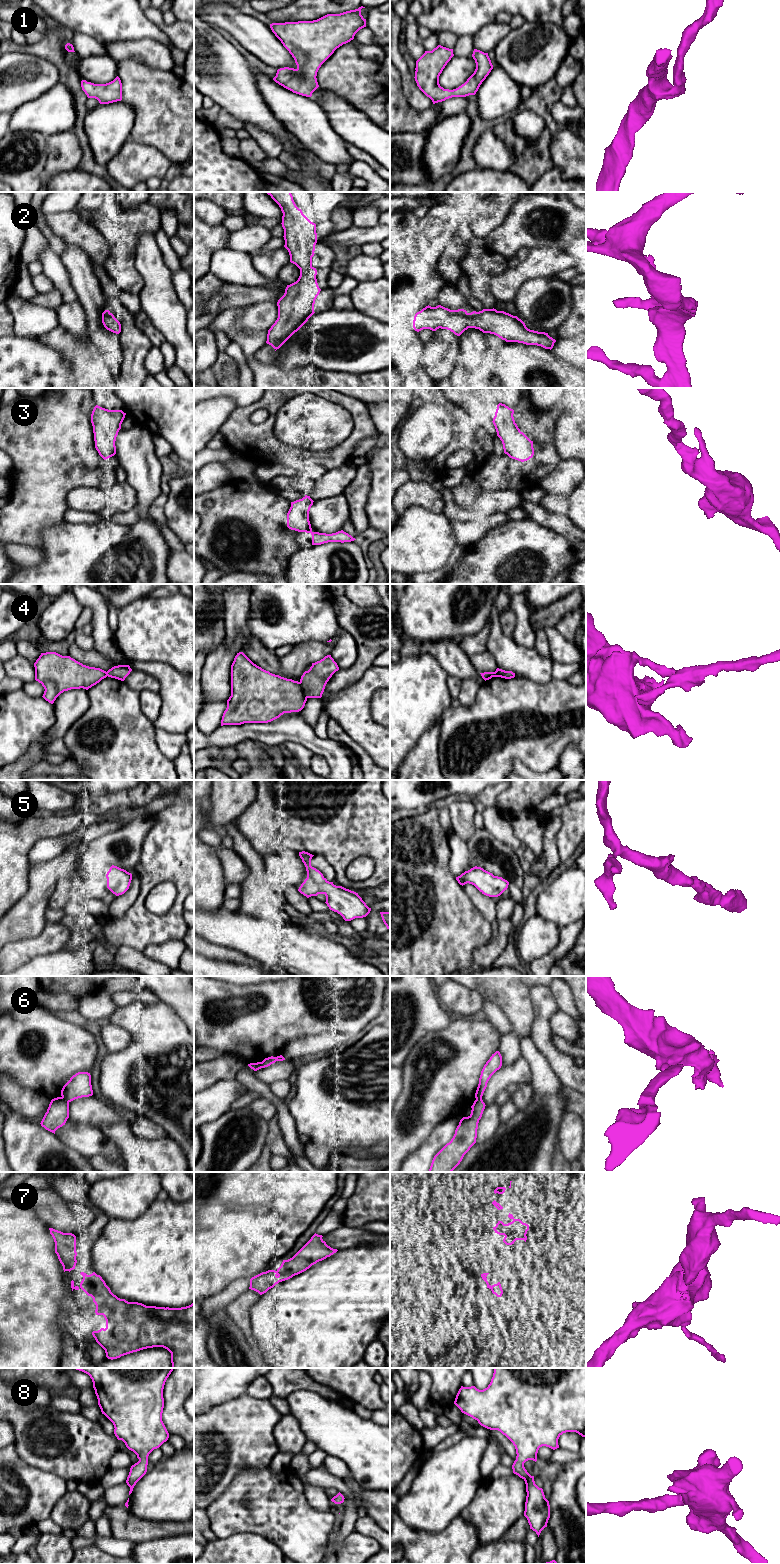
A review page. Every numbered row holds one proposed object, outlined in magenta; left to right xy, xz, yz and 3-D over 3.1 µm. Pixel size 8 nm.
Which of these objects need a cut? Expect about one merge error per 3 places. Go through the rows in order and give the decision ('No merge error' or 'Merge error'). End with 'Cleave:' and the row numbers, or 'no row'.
1: No merge error
2: No merge error
3: No merge error
4: Merge error
5: No merge error
6: Merge error
7: No merge error
8: No merge error
Cleave: 4, 6

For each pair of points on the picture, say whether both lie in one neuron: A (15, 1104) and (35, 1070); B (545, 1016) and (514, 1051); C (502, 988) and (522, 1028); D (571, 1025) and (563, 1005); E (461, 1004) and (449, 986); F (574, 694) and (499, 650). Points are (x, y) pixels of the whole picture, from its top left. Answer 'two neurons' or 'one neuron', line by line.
A: two neurons
B: two neurons
C: one neuron
D: two neurons
E: one neuron
F: two neurons

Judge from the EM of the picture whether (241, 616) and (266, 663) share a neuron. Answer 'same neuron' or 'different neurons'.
different neurons

